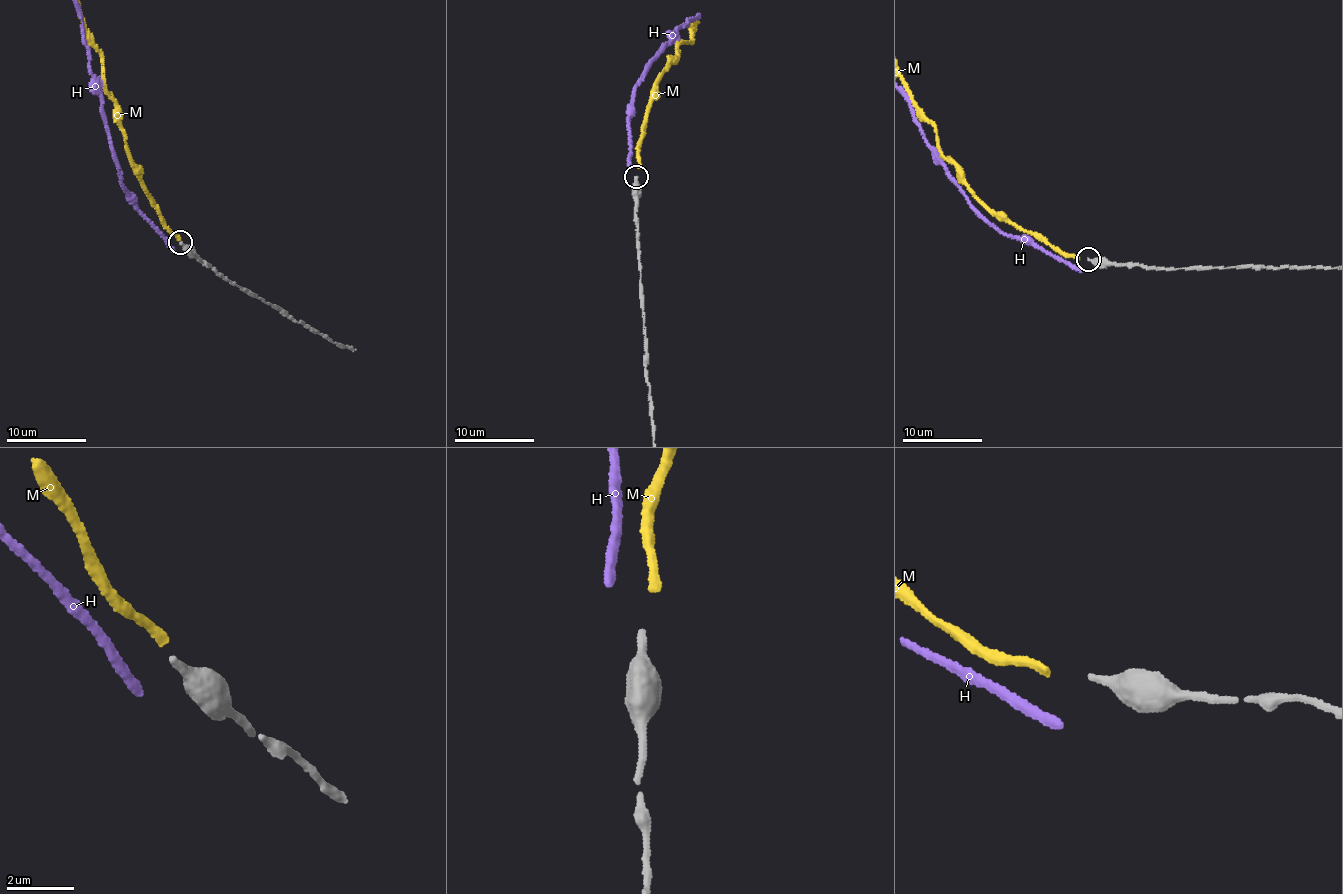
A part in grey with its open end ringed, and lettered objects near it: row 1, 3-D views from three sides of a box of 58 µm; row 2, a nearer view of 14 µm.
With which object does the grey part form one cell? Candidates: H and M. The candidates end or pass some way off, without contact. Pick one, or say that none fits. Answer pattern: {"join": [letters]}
{"join": []}

